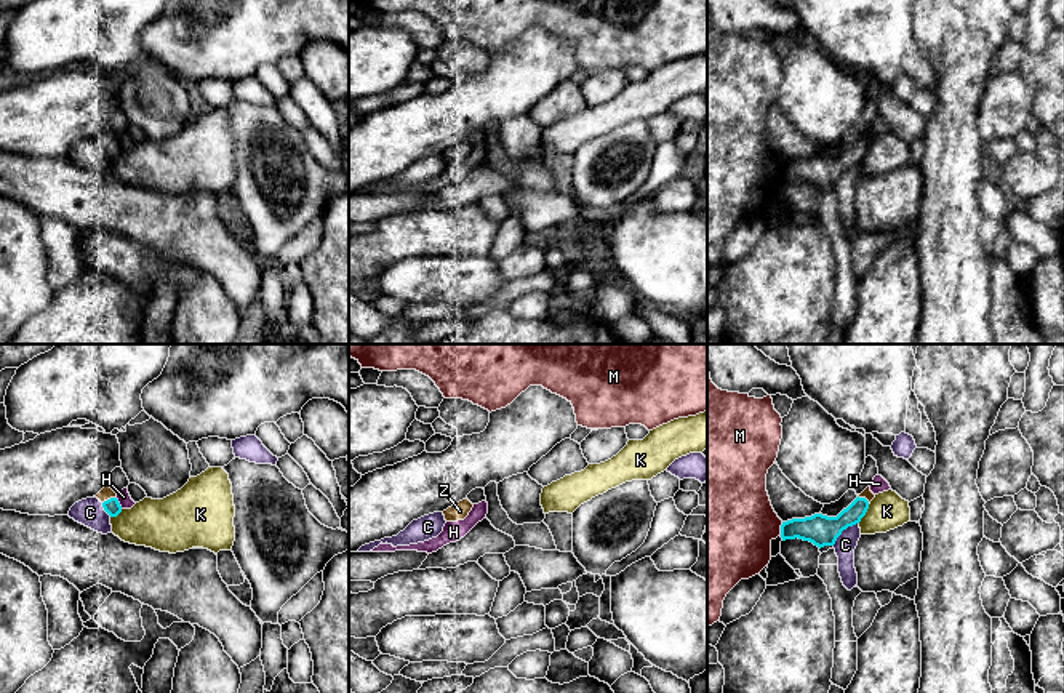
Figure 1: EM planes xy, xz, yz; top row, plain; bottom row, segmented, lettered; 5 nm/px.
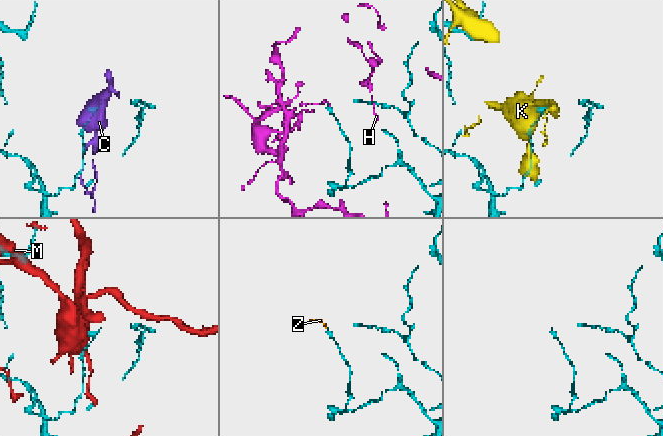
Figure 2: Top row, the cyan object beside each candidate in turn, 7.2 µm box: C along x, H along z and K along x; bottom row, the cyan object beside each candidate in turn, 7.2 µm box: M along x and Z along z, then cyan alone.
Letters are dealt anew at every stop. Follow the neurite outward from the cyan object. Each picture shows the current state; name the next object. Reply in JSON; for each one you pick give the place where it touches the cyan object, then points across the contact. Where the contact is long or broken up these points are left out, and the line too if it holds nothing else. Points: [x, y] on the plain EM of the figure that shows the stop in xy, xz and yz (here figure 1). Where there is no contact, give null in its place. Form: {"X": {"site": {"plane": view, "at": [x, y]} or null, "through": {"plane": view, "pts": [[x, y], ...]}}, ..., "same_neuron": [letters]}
{"Z": {"site": {"plane": "xy", "at": [111, 140]}}, "same_neuron": ["Z"]}

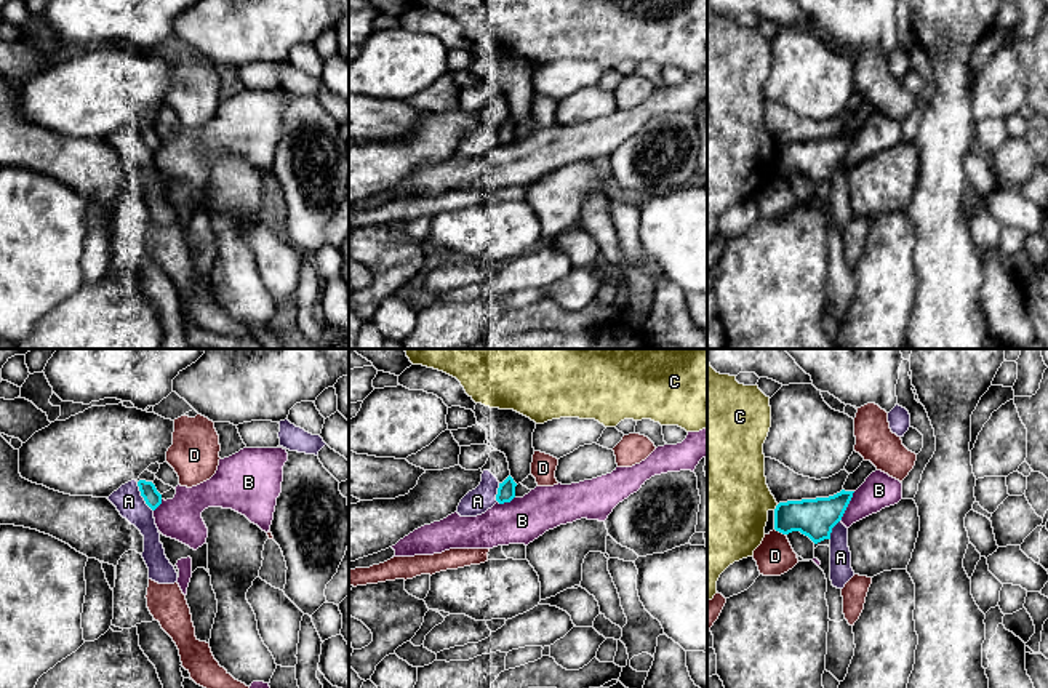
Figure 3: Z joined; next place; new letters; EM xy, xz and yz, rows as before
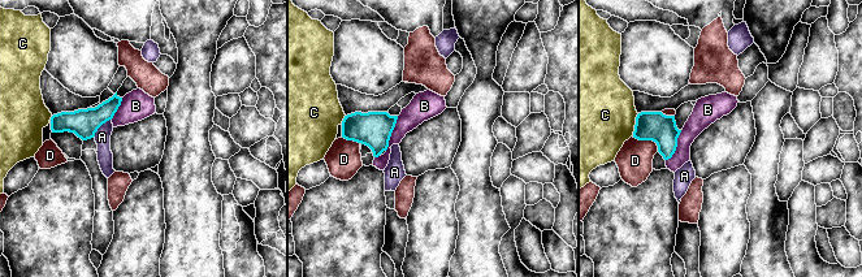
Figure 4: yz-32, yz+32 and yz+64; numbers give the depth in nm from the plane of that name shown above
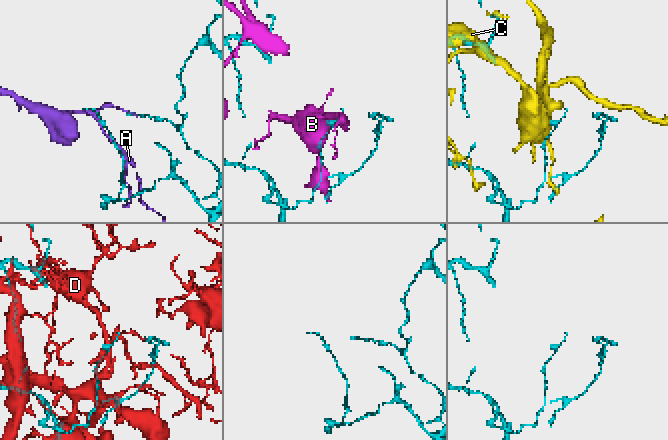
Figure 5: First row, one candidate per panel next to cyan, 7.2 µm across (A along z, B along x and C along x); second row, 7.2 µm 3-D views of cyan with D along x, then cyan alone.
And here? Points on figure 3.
{"same_neuron": []}

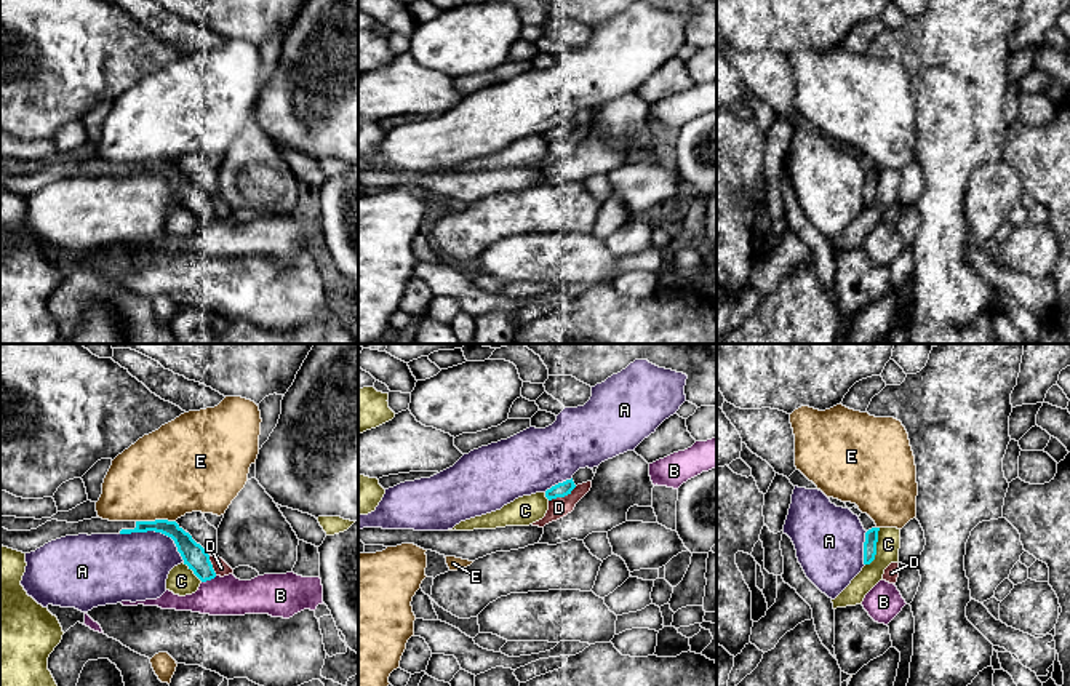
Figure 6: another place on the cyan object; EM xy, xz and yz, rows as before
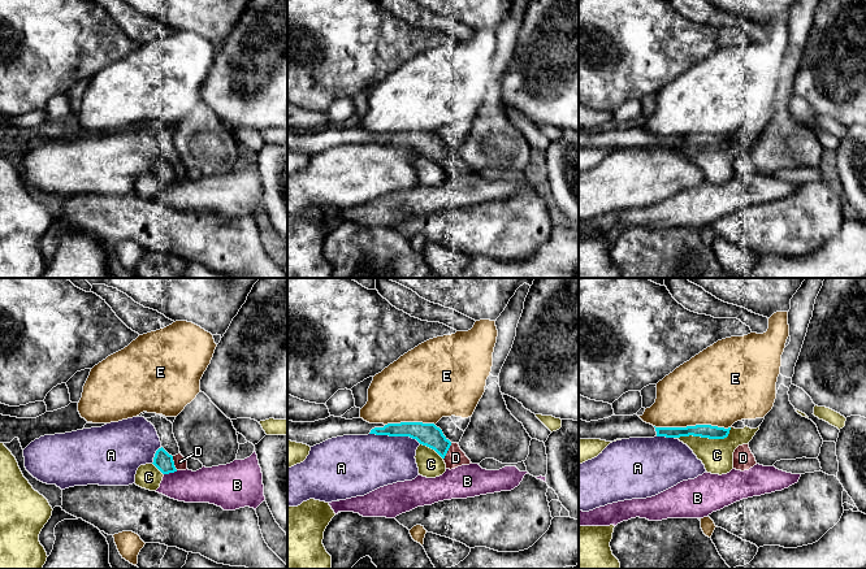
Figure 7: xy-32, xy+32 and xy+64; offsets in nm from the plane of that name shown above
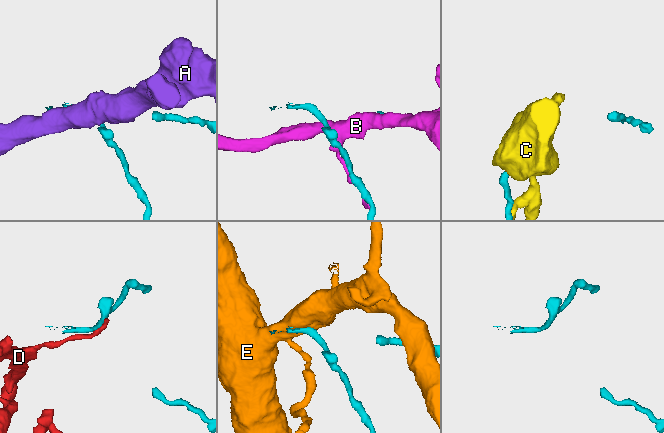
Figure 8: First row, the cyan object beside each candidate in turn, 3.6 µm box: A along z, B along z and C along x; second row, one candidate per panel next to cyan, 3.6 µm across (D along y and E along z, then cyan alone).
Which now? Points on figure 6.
{"same_neuron": []}

